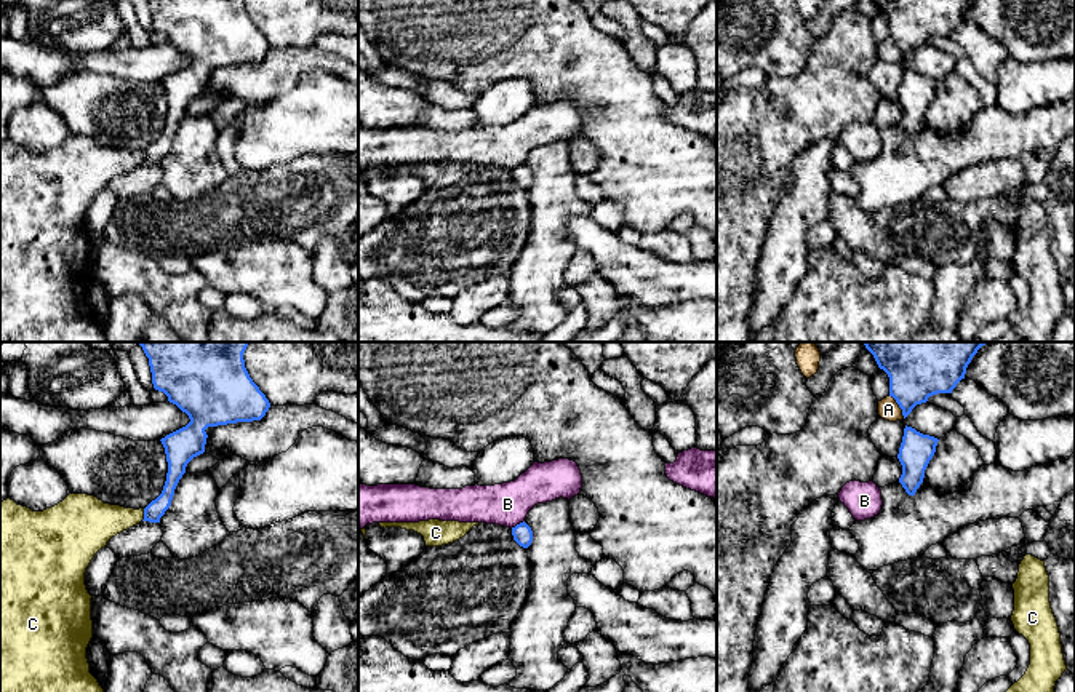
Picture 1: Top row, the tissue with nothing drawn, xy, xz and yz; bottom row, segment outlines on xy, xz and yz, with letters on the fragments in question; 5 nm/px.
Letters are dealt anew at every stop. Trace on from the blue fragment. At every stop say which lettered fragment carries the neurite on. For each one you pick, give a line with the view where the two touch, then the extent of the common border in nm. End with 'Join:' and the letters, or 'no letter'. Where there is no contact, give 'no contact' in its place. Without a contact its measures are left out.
Join: no letter

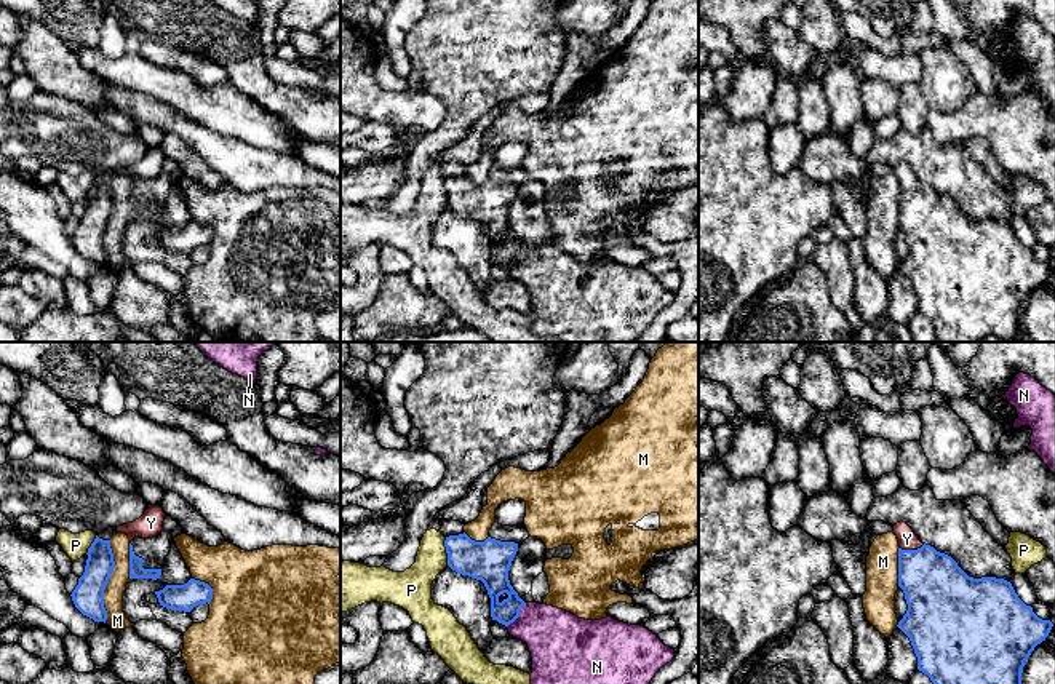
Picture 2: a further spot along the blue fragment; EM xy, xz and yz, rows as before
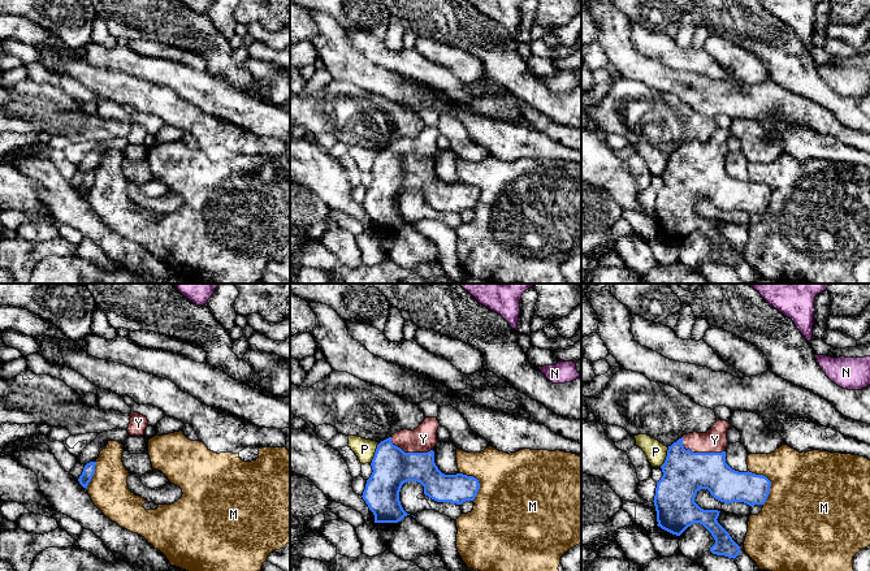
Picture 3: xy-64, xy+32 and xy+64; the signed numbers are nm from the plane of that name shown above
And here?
Y: meets blue in yz; contact 130 nm long
Join: Y

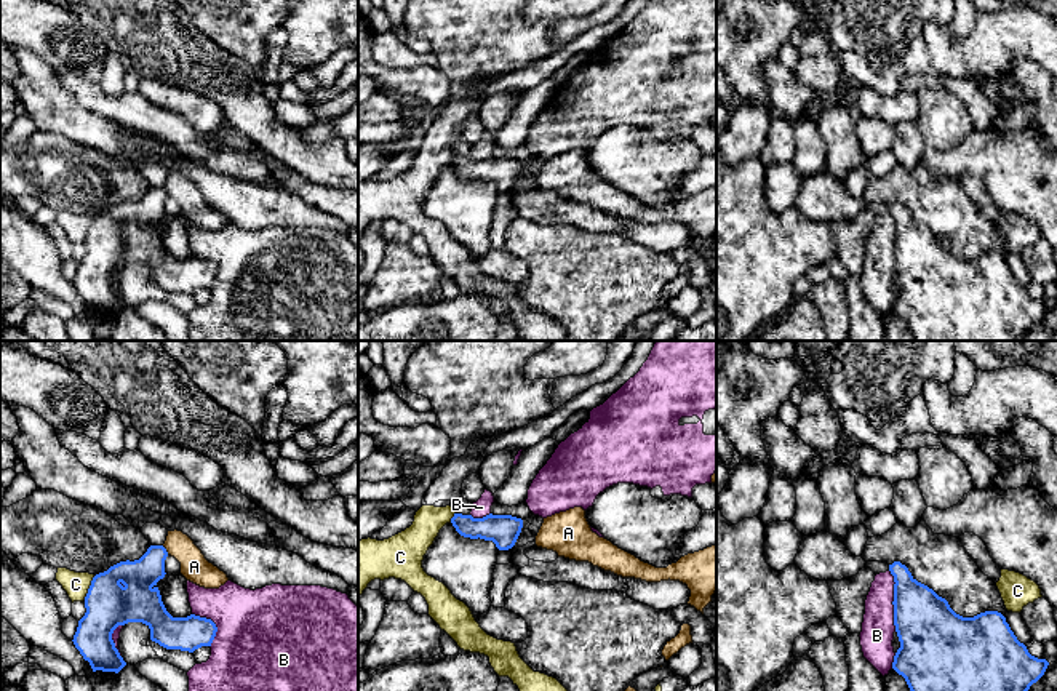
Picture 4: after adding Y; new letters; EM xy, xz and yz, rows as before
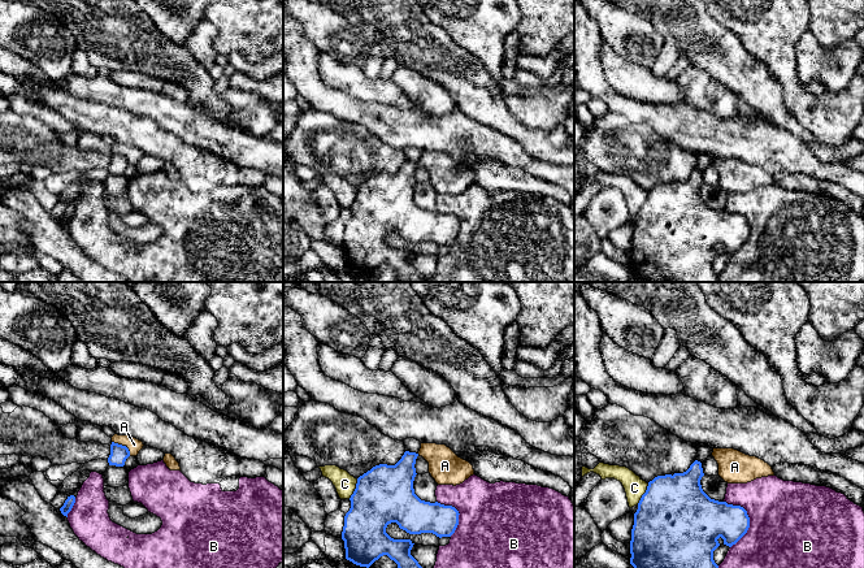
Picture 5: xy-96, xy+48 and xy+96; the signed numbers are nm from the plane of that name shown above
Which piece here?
Join: no letter

